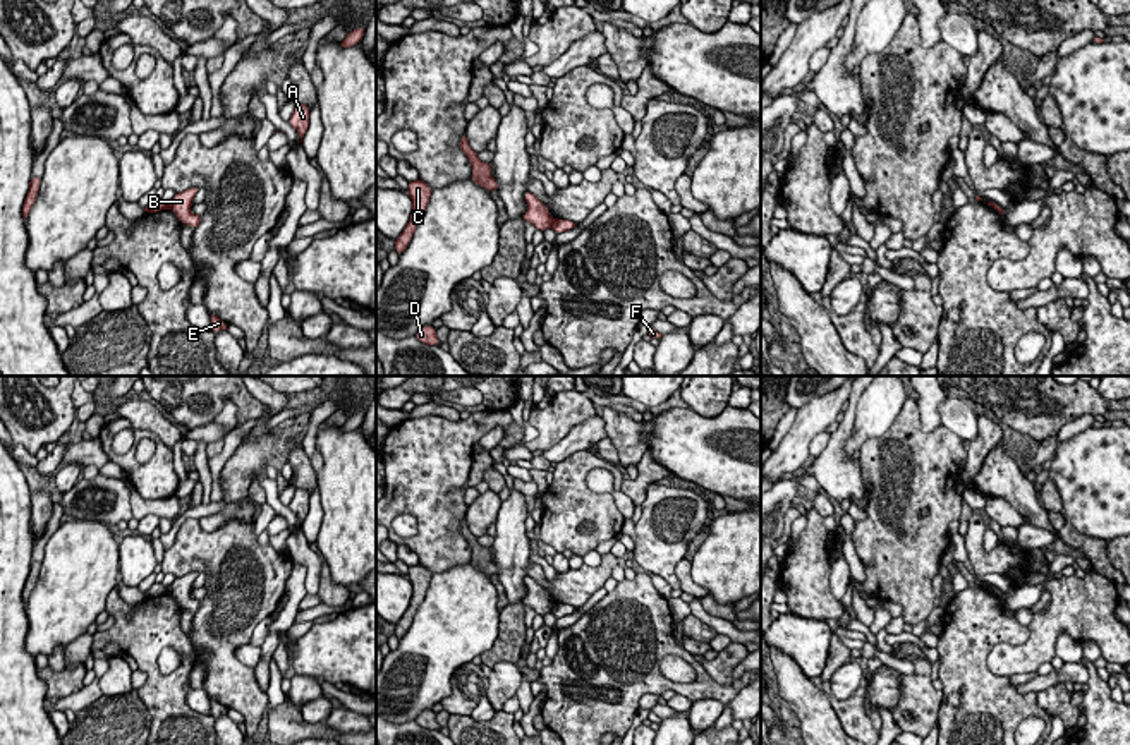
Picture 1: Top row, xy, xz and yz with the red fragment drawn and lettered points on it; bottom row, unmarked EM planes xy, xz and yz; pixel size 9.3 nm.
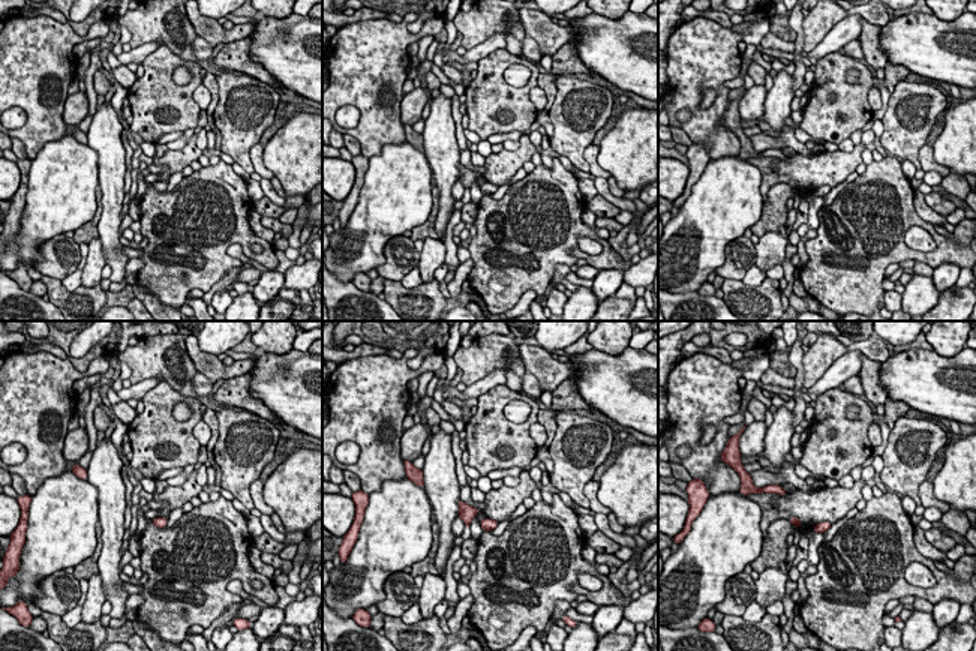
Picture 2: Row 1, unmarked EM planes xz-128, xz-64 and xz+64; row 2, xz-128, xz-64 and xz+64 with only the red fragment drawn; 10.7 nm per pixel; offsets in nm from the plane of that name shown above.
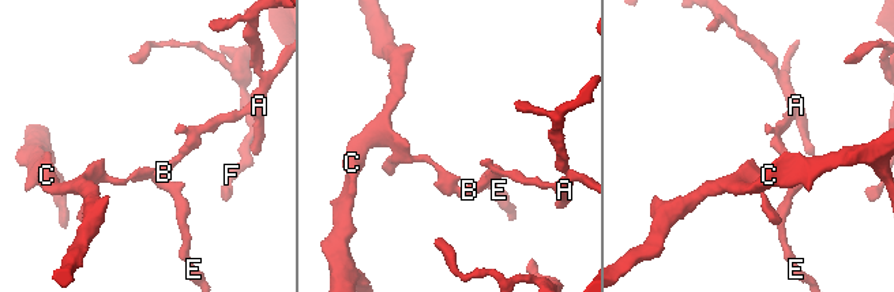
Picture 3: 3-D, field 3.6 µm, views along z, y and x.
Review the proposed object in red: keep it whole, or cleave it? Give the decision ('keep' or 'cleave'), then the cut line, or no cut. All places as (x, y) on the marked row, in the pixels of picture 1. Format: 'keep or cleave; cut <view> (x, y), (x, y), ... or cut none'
cleave; cut xz (555, 220), (552, 225)

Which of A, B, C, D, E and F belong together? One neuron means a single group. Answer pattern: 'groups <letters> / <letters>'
groups A B E F / C D

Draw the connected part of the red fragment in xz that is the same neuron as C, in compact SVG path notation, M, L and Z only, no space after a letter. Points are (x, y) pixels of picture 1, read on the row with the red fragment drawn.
M417 179L414 182L409 182L407 194L412 199L412 213L400 237L395 239L395 251L398 256L409 247L409 242L412 240L416 227L421 221L429 203L431 187L424 180Z

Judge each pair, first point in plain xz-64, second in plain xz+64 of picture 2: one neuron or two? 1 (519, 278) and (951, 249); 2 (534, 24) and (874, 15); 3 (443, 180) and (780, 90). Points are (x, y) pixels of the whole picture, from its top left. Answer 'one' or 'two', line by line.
1: one
2: two
3: one

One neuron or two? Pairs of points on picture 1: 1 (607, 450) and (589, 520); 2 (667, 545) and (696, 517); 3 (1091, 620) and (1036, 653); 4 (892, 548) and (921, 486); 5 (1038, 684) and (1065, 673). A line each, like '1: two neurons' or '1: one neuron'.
1: two neurons
2: one neuron
3: one neuron
4: one neuron
5: one neuron

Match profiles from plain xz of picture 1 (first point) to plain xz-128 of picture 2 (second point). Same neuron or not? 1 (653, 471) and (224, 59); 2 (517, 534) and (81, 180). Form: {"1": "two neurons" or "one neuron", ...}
{"1": "one neuron", "2": "two neurons"}

